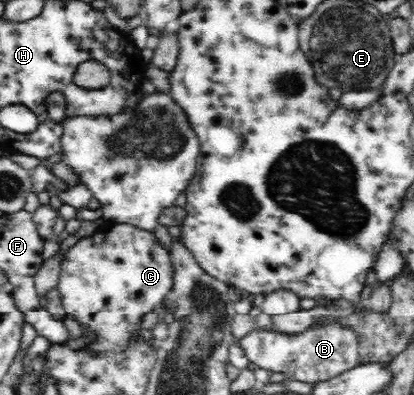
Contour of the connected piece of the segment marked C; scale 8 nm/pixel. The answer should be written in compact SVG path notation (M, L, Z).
M103 222L95 233L79 239L63 252L57 289L66 314L81 323L89 343L83 351L89 354L118 355L127 352L132 344L141 341L141 321L147 313L161 307L174 287L174 268L170 251L157 239L153 230L125 222Z

